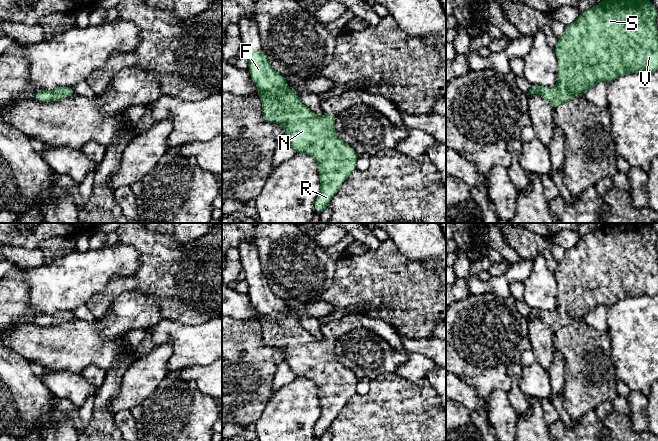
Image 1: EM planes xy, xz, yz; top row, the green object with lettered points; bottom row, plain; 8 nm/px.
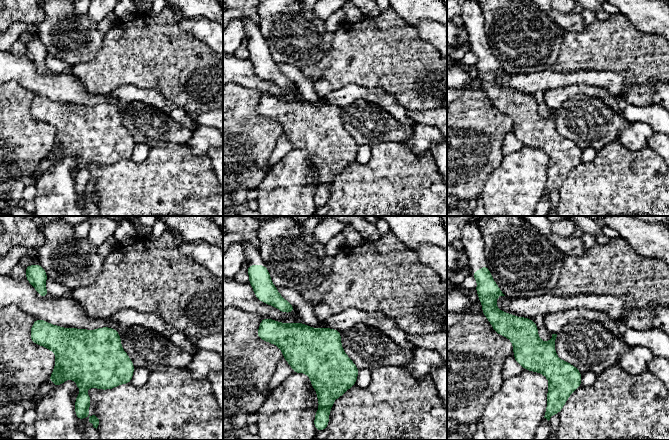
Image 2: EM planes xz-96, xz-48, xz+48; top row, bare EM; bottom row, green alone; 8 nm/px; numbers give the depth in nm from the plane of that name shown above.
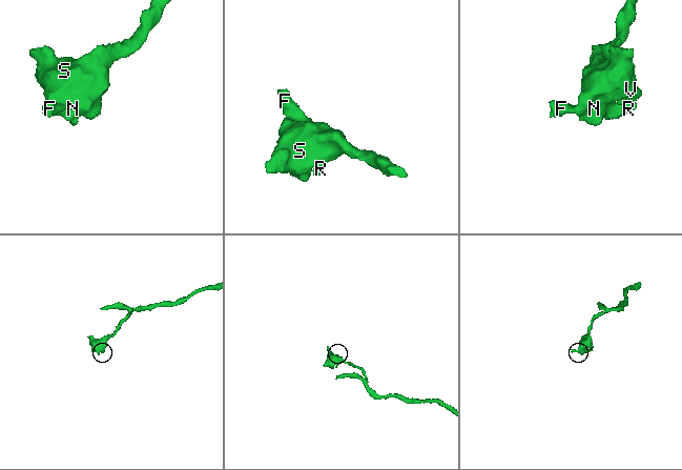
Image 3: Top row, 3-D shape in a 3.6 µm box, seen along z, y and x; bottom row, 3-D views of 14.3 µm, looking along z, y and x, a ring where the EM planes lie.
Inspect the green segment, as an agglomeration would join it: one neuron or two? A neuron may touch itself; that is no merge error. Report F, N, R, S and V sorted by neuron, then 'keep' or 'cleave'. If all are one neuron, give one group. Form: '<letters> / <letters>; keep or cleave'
F N R S V; keep

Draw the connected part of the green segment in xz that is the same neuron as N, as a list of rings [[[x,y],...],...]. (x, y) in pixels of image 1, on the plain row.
[[[264,274],[246,276],[245,279],[249,286],[248,295],[252,305],[259,313],[256,319],[262,326],[262,343],[280,348],[295,377],[312,380],[318,387],[321,413],[315,424],[314,434],[321,437],[327,433],[342,407],[356,394],[358,378],[337,361],[334,352],[337,338],[317,340],[304,329],[299,320],[289,313],[284,300],[272,292]]]

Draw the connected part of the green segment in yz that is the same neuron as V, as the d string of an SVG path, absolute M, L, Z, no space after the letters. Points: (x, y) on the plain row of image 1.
M604 223L600 228L581 235L575 246L565 251L558 263L555 279L558 283L557 308L546 312L531 309L527 319L538 318L547 324L552 333L569 326L573 321L584 320L598 306L609 307L620 300L658 293L658 257L656 250L657 232L648 223Z

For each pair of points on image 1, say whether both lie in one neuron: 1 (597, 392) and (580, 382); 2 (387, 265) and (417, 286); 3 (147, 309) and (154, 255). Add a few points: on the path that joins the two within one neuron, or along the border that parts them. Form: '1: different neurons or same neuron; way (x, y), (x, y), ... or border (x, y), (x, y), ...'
1: same neuron; way (593, 388), (584, 382)
2: same neuron; way (394, 273), (409, 286)
3: different neurons; border (126, 291), (141, 292), (151, 296), (161, 316)

